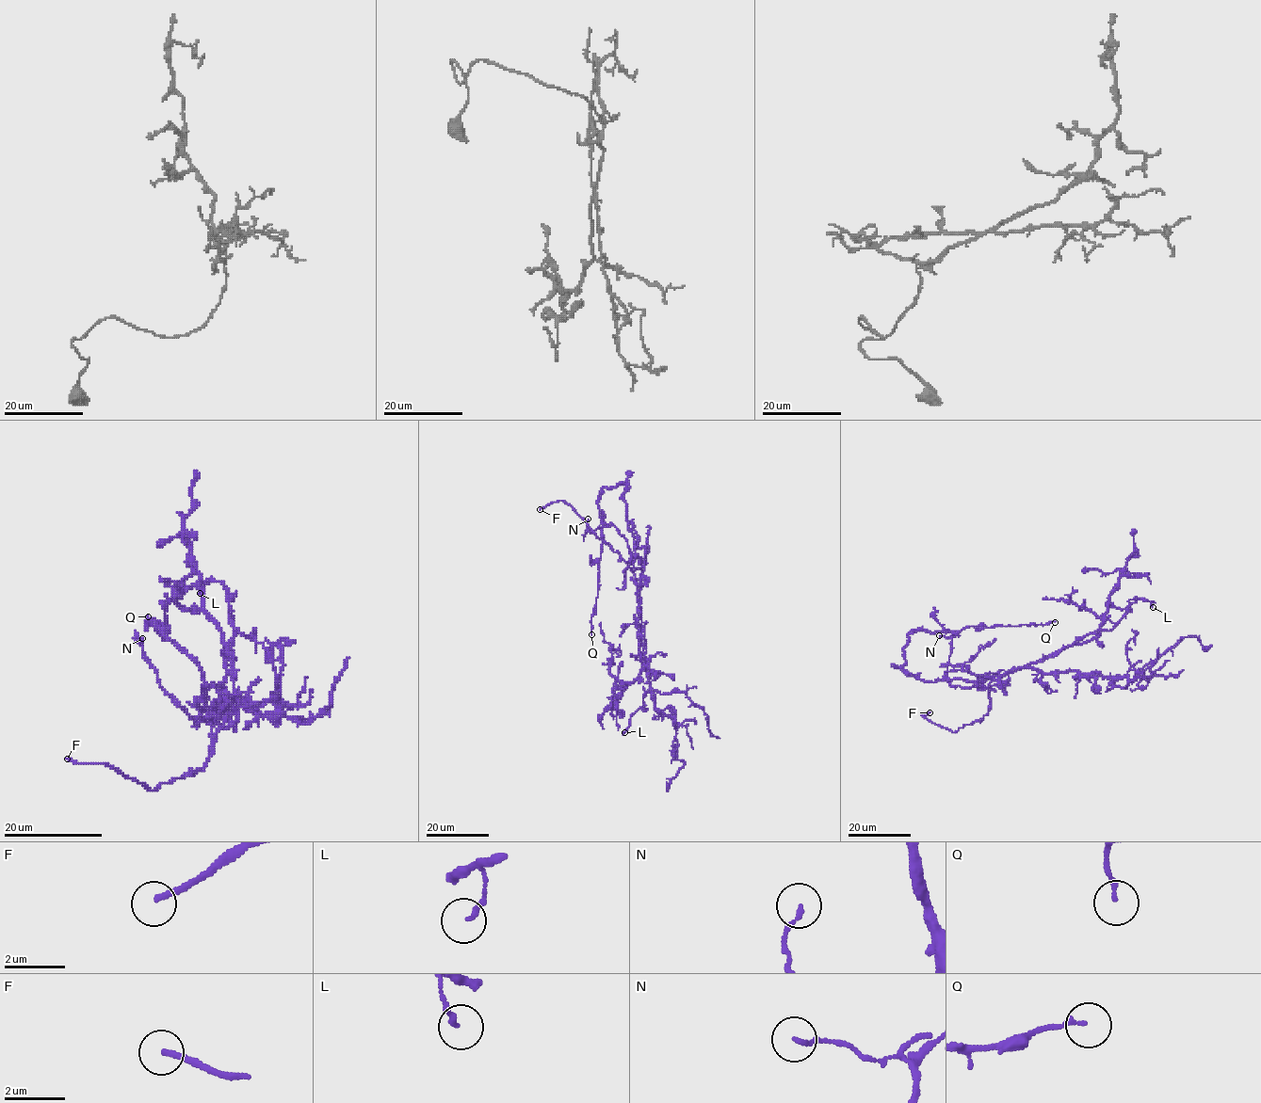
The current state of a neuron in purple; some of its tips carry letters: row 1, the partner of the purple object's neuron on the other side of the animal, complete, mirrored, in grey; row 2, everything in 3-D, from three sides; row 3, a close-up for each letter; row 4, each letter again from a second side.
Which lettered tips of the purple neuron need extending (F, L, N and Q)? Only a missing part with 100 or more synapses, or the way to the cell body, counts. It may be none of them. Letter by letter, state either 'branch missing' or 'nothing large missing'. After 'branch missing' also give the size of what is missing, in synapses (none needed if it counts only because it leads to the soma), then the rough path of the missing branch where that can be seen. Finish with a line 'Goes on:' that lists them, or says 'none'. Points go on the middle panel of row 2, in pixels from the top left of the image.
F: branch missing | (540, 509), (525, 512), (518, 505), (507, 519), (494, 568), (481, 601), (476, 653), (469, 676)
L: nothing large missing
N: nothing large missing
Q: nothing large missing
Goes on: F

